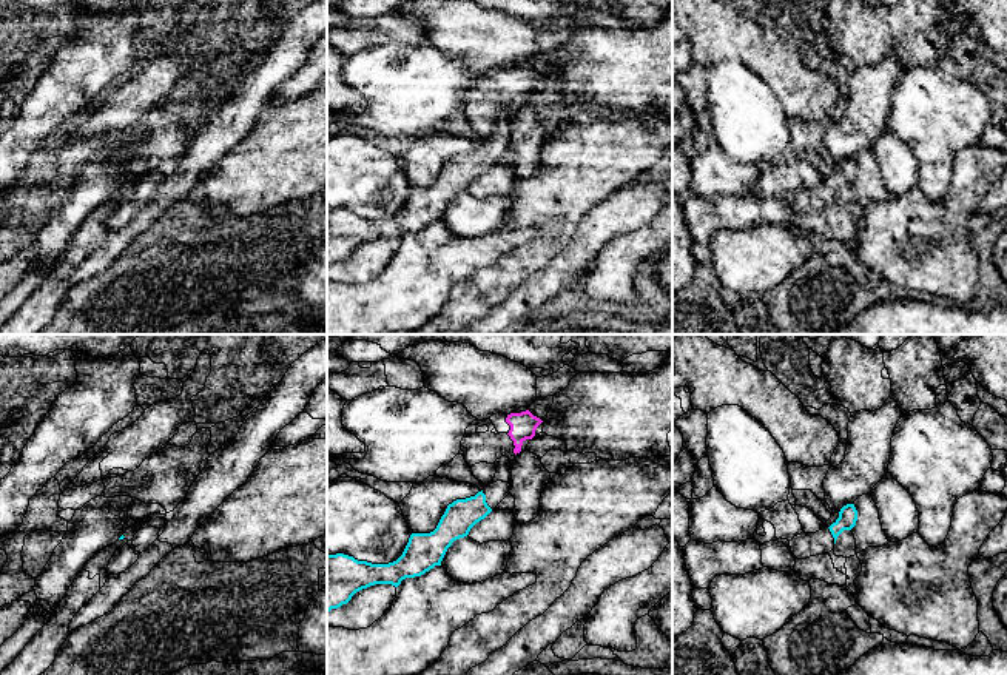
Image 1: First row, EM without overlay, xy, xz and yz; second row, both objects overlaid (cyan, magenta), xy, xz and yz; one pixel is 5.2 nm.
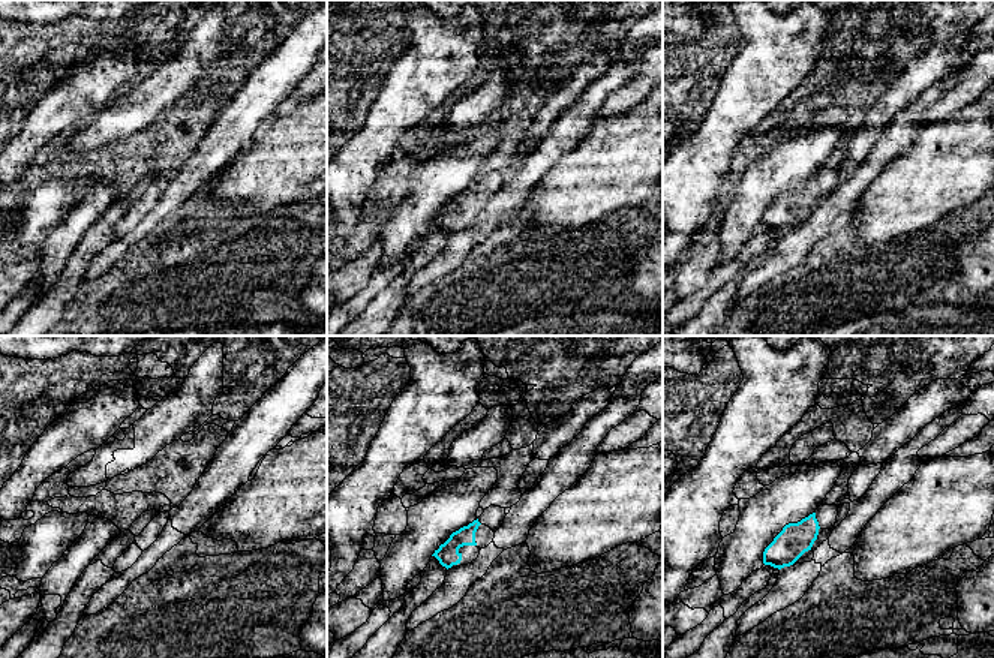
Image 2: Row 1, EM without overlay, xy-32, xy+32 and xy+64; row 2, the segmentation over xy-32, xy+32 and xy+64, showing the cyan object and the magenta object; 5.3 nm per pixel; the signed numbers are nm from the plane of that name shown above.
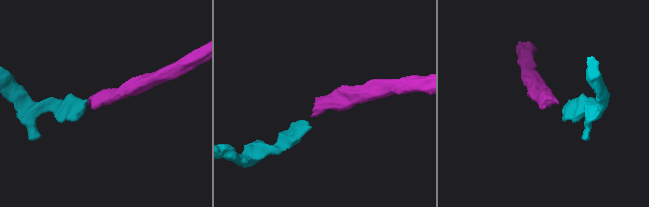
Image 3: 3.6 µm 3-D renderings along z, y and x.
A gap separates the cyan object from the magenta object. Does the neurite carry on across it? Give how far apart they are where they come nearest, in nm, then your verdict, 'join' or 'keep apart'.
gap 260 nm; keep apart

